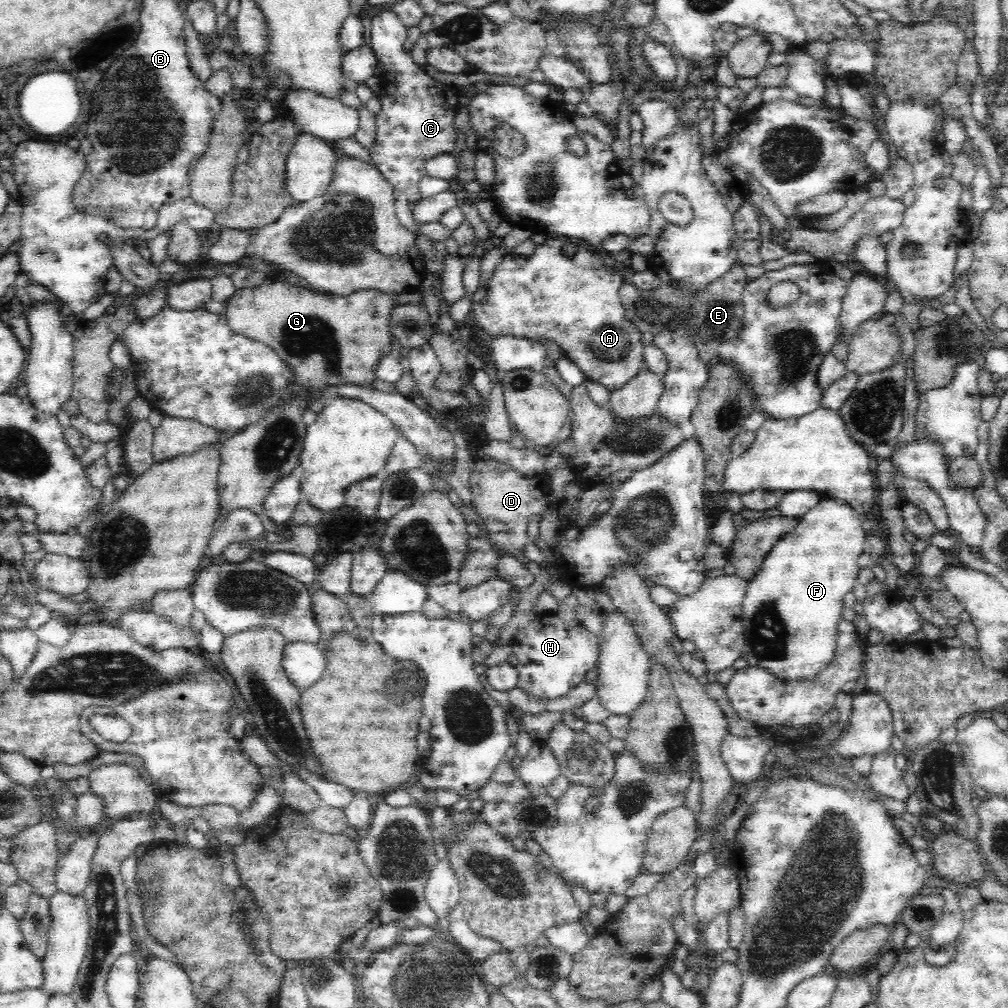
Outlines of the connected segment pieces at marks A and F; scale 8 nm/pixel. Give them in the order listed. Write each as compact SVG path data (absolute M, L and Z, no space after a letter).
M549 238L548 242L537 246L531 256L519 255L518 252L506 255L496 266L485 297L472 304L466 322L474 323L493 338L514 336L531 341L552 341L560 346L565 357L582 370L586 379L600 382L610 391L622 388L638 374L644 363L641 332L624 313L618 296L626 273L623 268L610 268L616 264L602 262L600 255L592 254L586 246L579 246L576 254L570 258L562 252L563 244L558 238Z
M821 498L820 502L796 519L796 526L790 532L784 533L780 536L780 540L776 542L771 551L764 557L760 570L753 576L747 584L747 589L742 603L741 619L743 624L743 635L746 646L743 648L743 657L752 666L761 666L765 672L774 674L779 678L786 678L786 680L797 680L797 678L812 678L817 676L822 668L826 668L832 656L834 656L834 648L836 646L836 624L841 618L842 604L844 594L852 592L853 586L856 584L855 580L860 572L857 560L860 554L864 552L867 547L866 531L862 527L861 516L852 508L845 500L838 498Z

